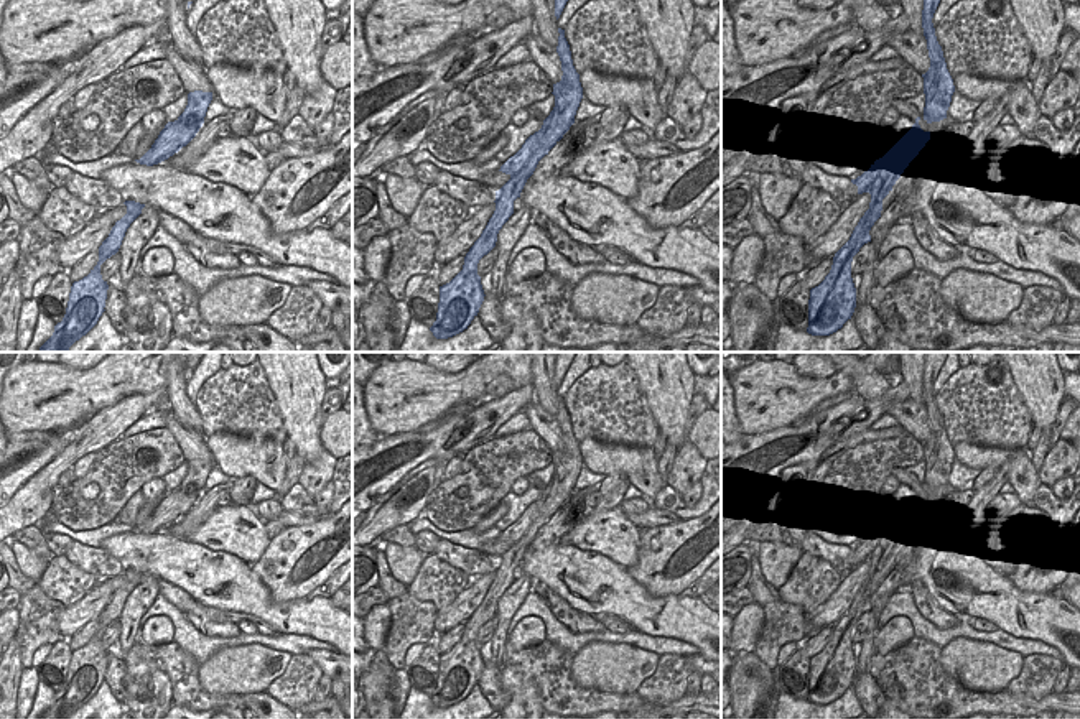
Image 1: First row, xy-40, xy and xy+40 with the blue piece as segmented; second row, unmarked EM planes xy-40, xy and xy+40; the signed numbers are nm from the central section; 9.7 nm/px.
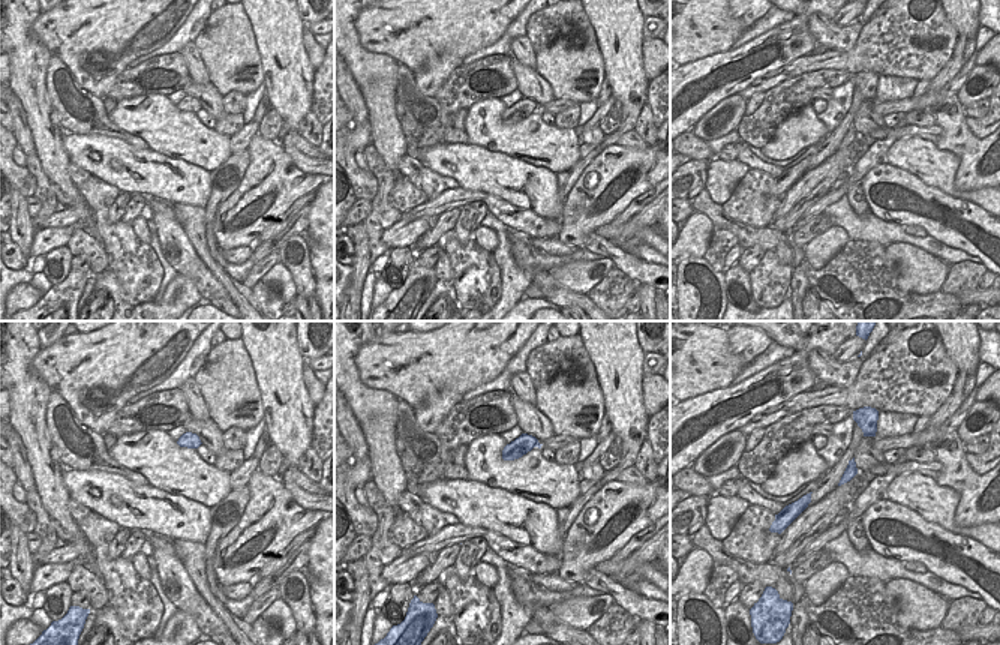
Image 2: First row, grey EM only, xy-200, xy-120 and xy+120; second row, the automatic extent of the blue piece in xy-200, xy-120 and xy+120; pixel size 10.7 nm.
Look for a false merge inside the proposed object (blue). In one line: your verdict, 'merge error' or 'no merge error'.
merge error

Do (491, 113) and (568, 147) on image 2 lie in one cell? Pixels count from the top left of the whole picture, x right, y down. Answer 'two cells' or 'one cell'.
one cell

